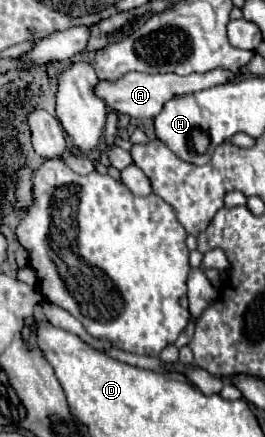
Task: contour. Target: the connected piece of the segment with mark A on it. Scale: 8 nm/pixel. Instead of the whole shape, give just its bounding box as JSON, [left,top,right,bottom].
[95,70,235,118]

